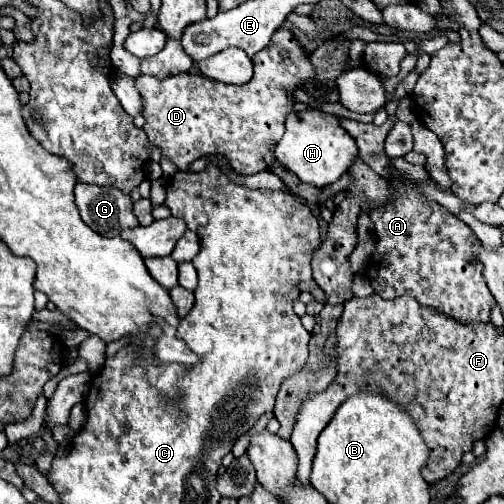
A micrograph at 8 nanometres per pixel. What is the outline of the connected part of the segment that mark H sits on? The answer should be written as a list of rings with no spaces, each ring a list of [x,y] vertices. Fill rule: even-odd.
[[[318,109],[290,113],[286,117],[286,133],[276,145],[276,159],[298,175],[302,183],[310,183],[318,189],[338,181],[356,157],[356,141],[346,129],[340,127],[340,121],[334,115],[322,113]]]

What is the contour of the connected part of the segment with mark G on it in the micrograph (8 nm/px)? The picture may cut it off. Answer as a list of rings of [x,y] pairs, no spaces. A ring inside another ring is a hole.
[[[76,183],[74,193],[82,221],[100,235],[116,237],[122,229],[138,225],[132,211],[134,201],[120,189]]]

